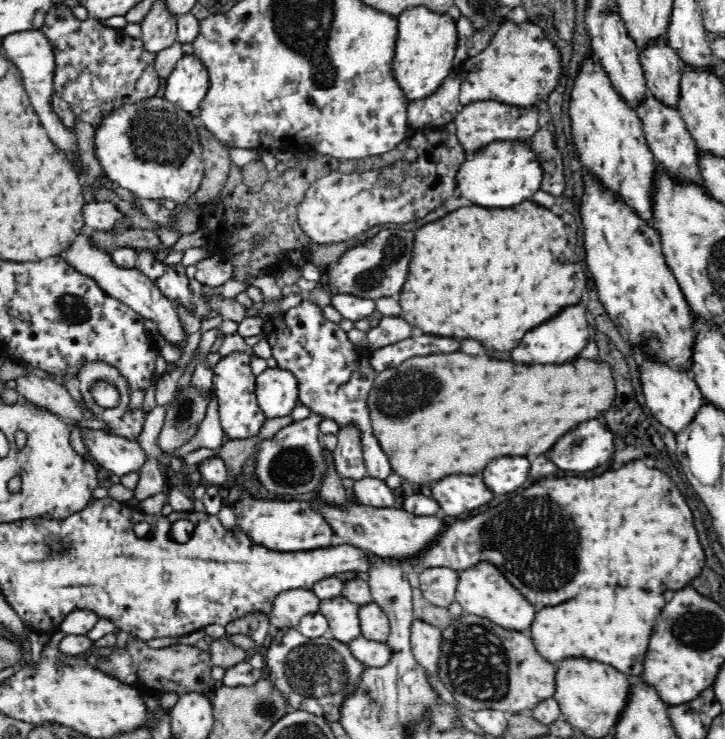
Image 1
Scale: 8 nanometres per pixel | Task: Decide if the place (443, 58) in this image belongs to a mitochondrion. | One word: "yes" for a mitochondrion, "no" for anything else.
no

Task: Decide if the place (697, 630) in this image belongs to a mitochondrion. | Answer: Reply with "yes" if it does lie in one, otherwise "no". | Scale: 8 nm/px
yes

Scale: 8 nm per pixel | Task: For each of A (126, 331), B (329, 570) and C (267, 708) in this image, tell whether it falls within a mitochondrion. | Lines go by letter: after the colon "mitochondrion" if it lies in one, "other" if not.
A: other
B: other
C: mitochondrion

